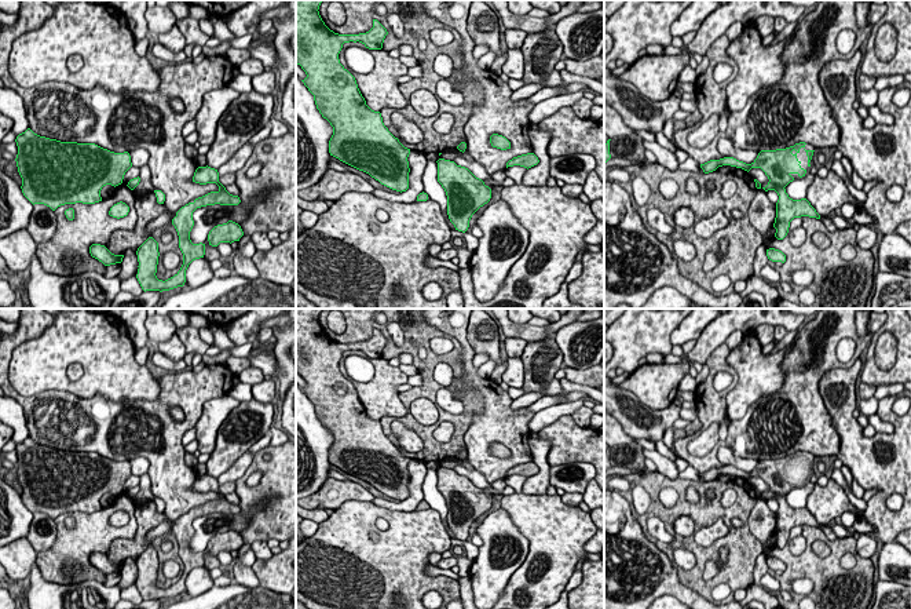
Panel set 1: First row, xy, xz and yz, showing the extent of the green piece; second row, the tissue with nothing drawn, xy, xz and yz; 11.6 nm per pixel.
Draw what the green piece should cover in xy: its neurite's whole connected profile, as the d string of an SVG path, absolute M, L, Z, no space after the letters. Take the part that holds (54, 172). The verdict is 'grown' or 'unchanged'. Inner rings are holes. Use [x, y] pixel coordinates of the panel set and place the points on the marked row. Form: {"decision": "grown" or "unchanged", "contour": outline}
{"decision": "unchanged", "contour": "M30 128L19 134L15 139L18 146L17 167L22 178L22 193L34 205L44 204L55 211L65 204L95 204L102 201L100 190L106 185L118 186L122 183L125 172L132 167L128 152L114 153L95 143L61 142L34 134Z"}

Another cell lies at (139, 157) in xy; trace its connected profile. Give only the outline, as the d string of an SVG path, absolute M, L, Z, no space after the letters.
M135 147L129 150L132 167L140 168L149 164L150 153L146 149Z

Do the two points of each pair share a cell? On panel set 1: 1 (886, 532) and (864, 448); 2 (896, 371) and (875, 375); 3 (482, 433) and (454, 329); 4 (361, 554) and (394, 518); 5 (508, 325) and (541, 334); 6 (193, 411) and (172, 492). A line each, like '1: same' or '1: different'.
1: same
2: same
3: same
4: same
5: same
6: same

